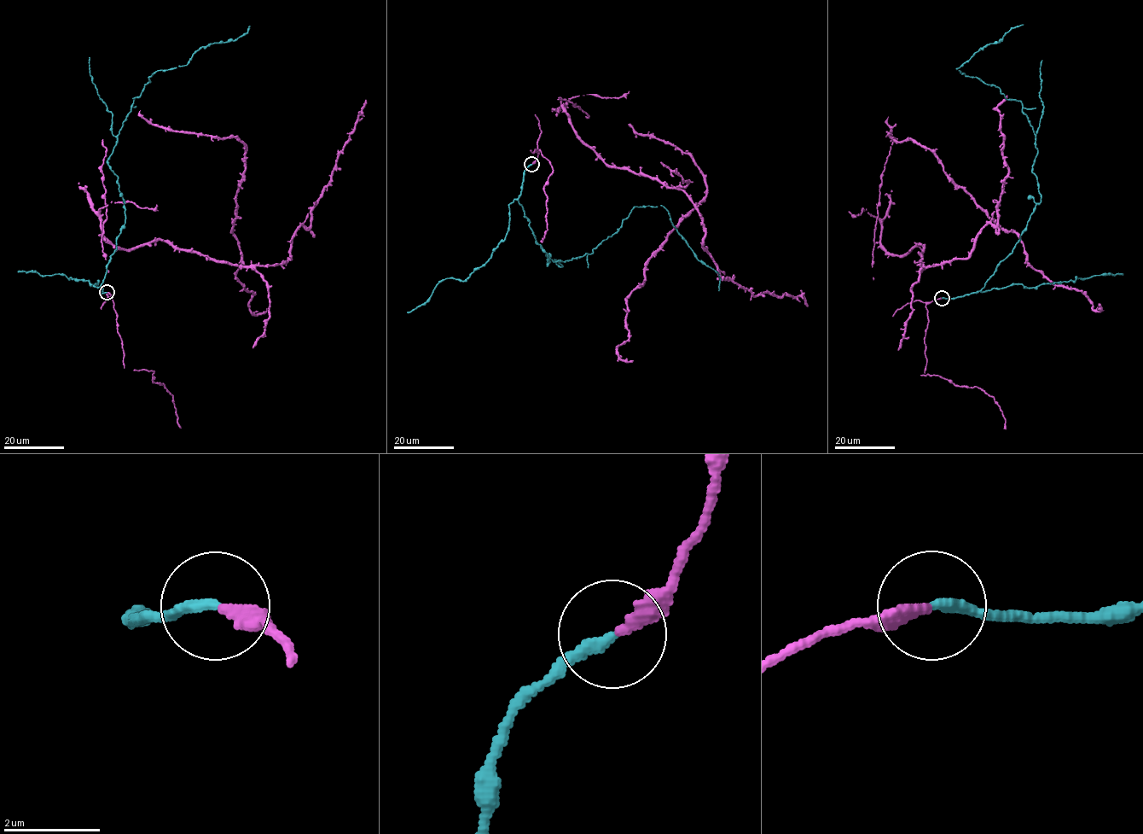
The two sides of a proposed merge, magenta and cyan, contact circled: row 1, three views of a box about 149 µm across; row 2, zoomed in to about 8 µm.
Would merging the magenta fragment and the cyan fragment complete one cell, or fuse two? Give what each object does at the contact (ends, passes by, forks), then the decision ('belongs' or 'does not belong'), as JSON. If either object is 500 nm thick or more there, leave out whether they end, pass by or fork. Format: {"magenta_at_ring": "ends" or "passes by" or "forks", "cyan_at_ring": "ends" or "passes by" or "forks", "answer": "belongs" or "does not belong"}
{"magenta_at_ring": "ends", "cyan_at_ring": "ends", "answer": "belongs"}

